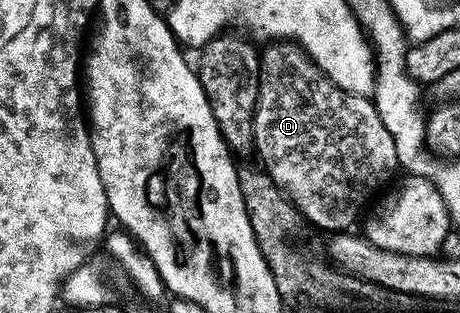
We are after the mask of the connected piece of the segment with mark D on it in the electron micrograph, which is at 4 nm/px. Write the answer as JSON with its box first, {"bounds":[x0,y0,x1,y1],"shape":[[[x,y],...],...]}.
{"bounds":[253,41,399,233],"shape":[[[273,41],[266,47],[269,48],[267,48],[266,51],[262,50],[260,52],[261,84],[259,85],[259,97],[257,98],[255,121],[253,122],[253,145],[255,148],[255,155],[258,155],[258,157],[261,158],[258,159],[260,166],[265,168],[265,172],[267,172],[275,181],[275,185],[281,187],[285,196],[295,204],[298,211],[305,216],[306,220],[308,220],[312,226],[314,223],[315,226],[322,227],[322,229],[325,230],[325,233],[348,232],[350,228],[352,228],[349,226],[351,226],[357,218],[357,222],[362,218],[363,212],[370,206],[374,196],[376,196],[386,185],[394,182],[393,174],[395,174],[396,171],[399,171],[397,154],[395,153],[395,141],[391,137],[391,133],[387,133],[387,125],[383,125],[383,121],[377,112],[377,106],[373,103],[372,98],[364,95],[352,95],[351,93],[347,93],[343,89],[336,87],[336,85],[332,83],[332,81],[330,81],[315,64],[313,64],[313,61],[309,58],[307,52],[292,41]]]}

